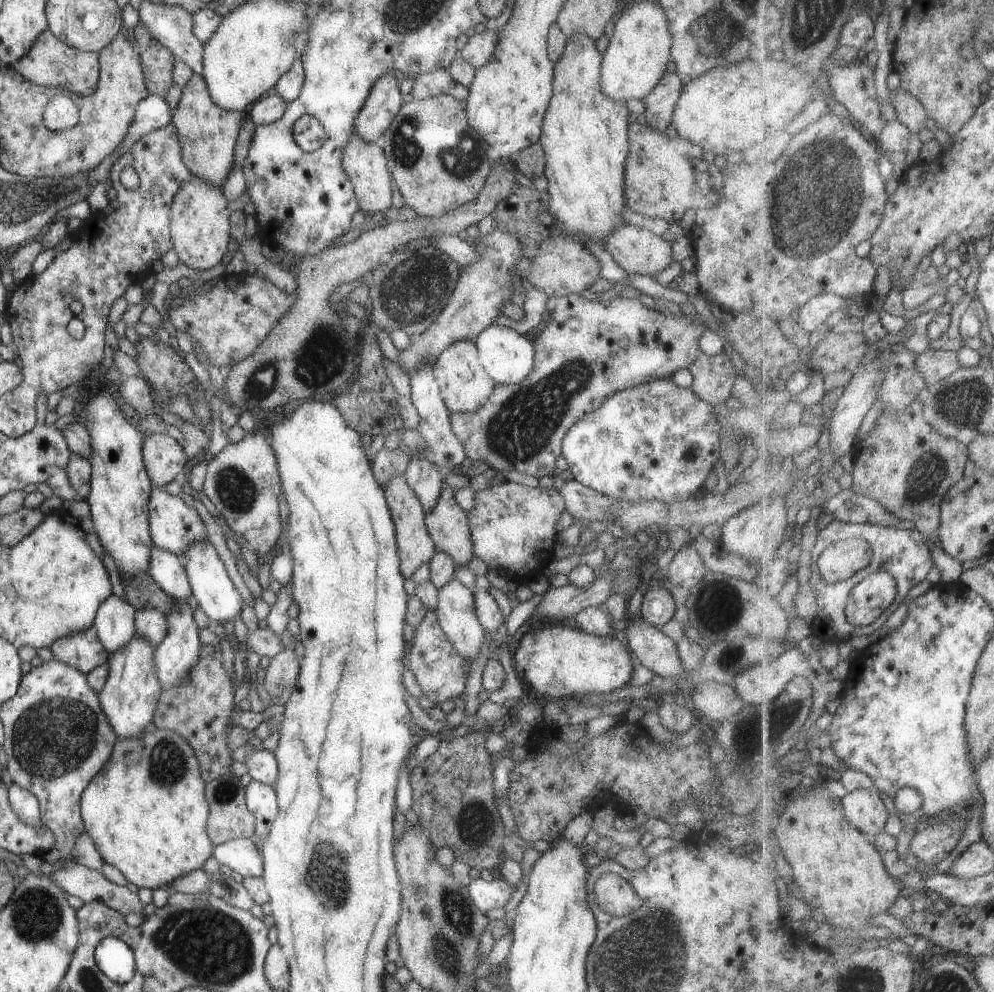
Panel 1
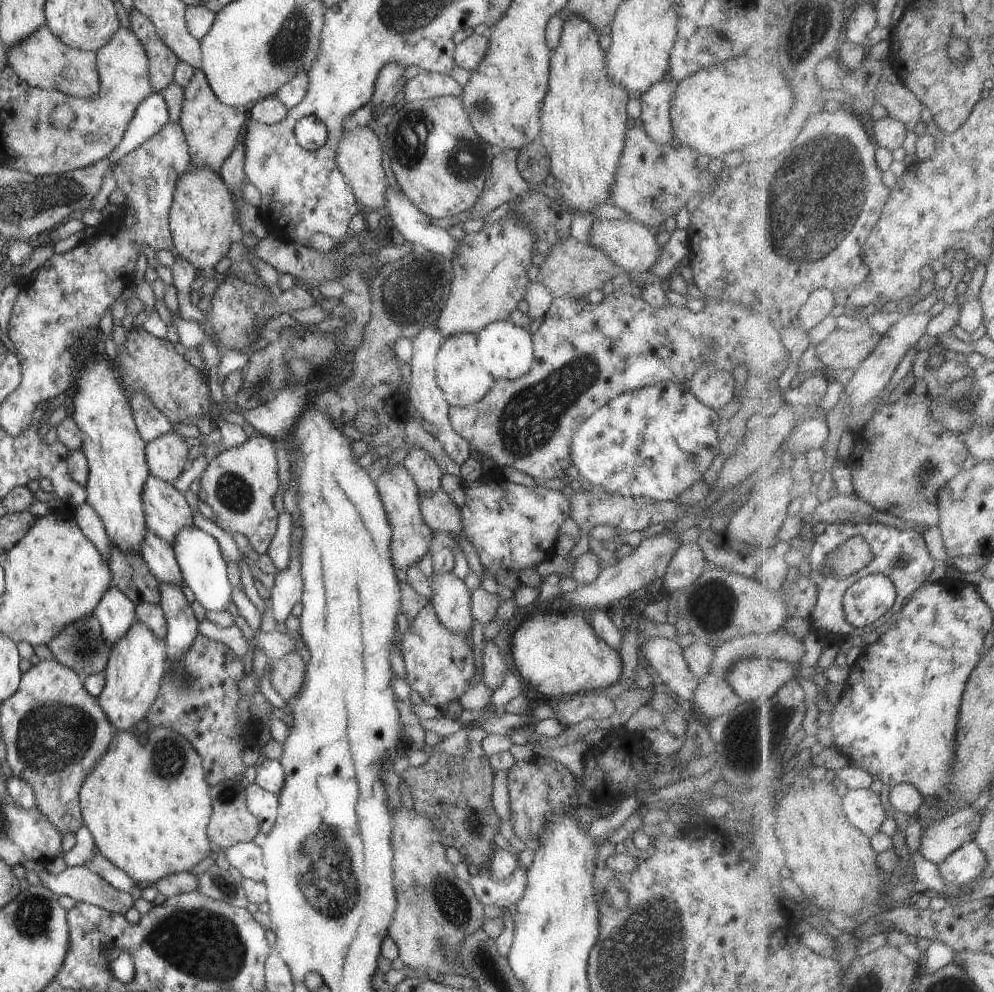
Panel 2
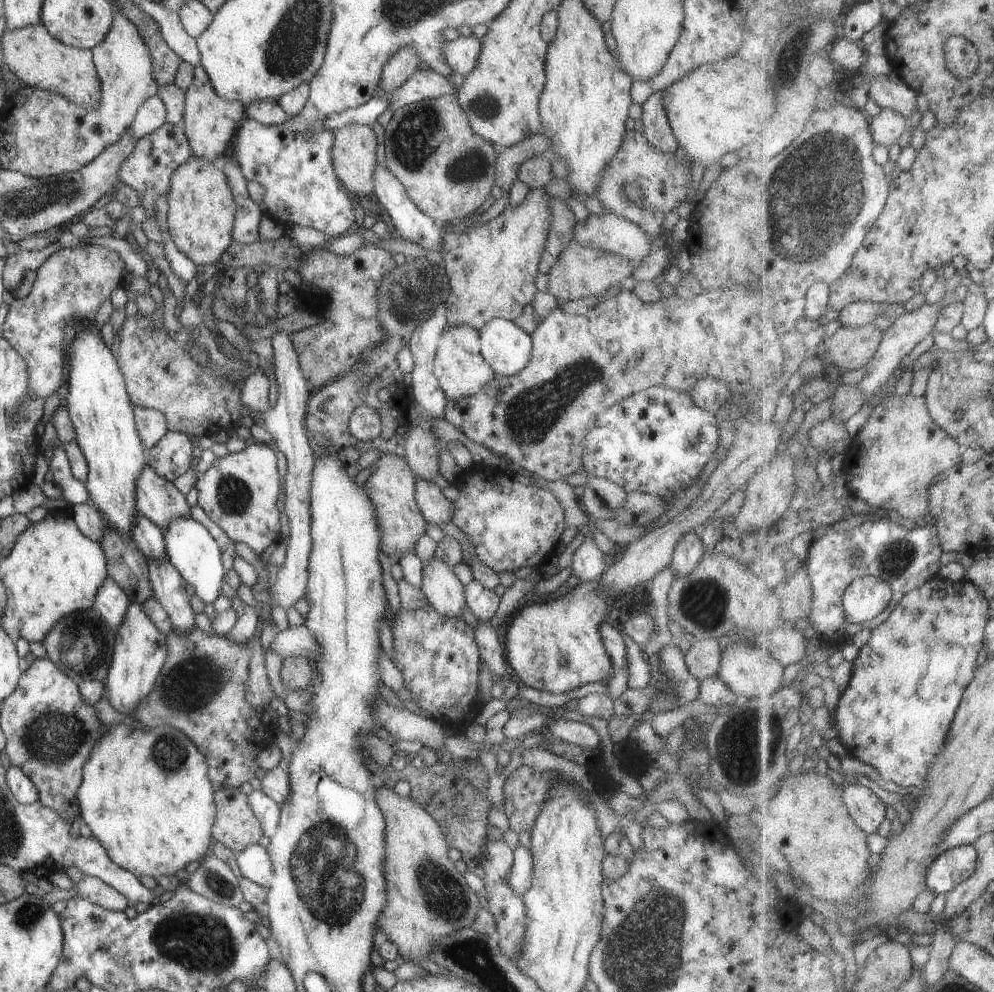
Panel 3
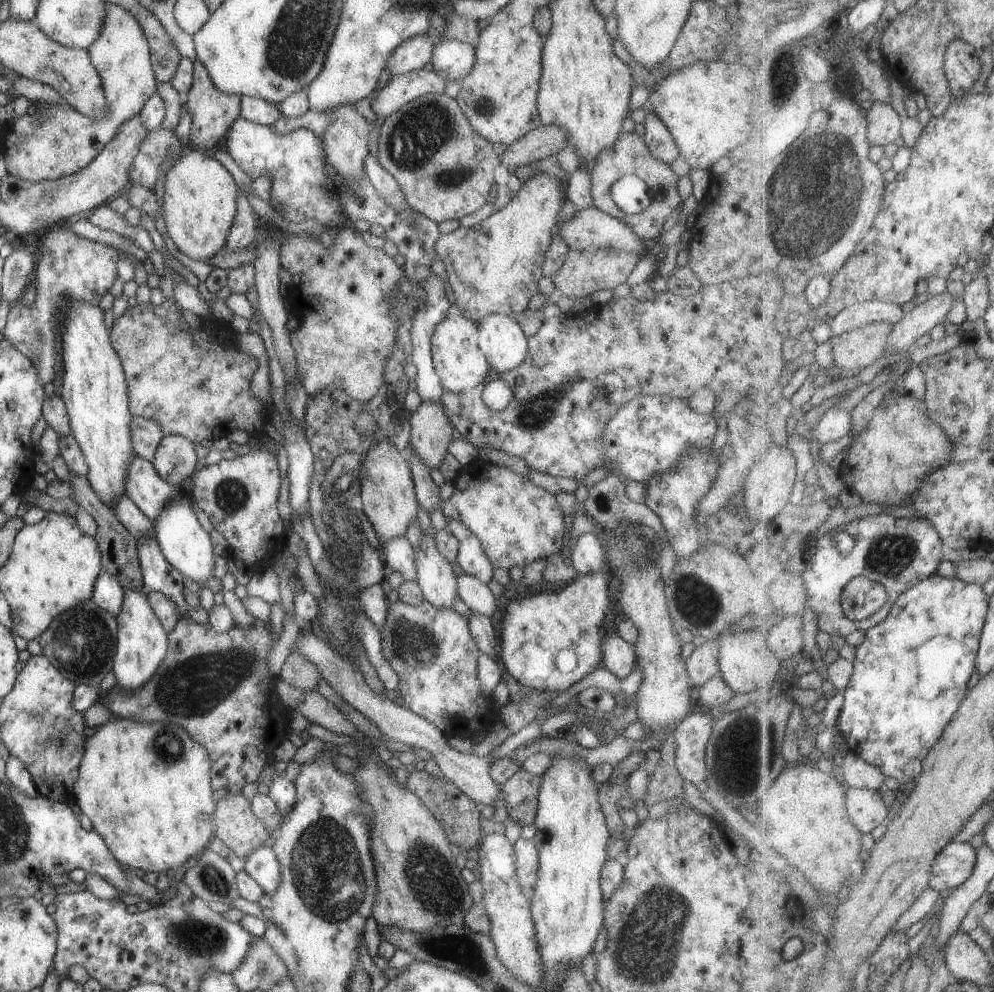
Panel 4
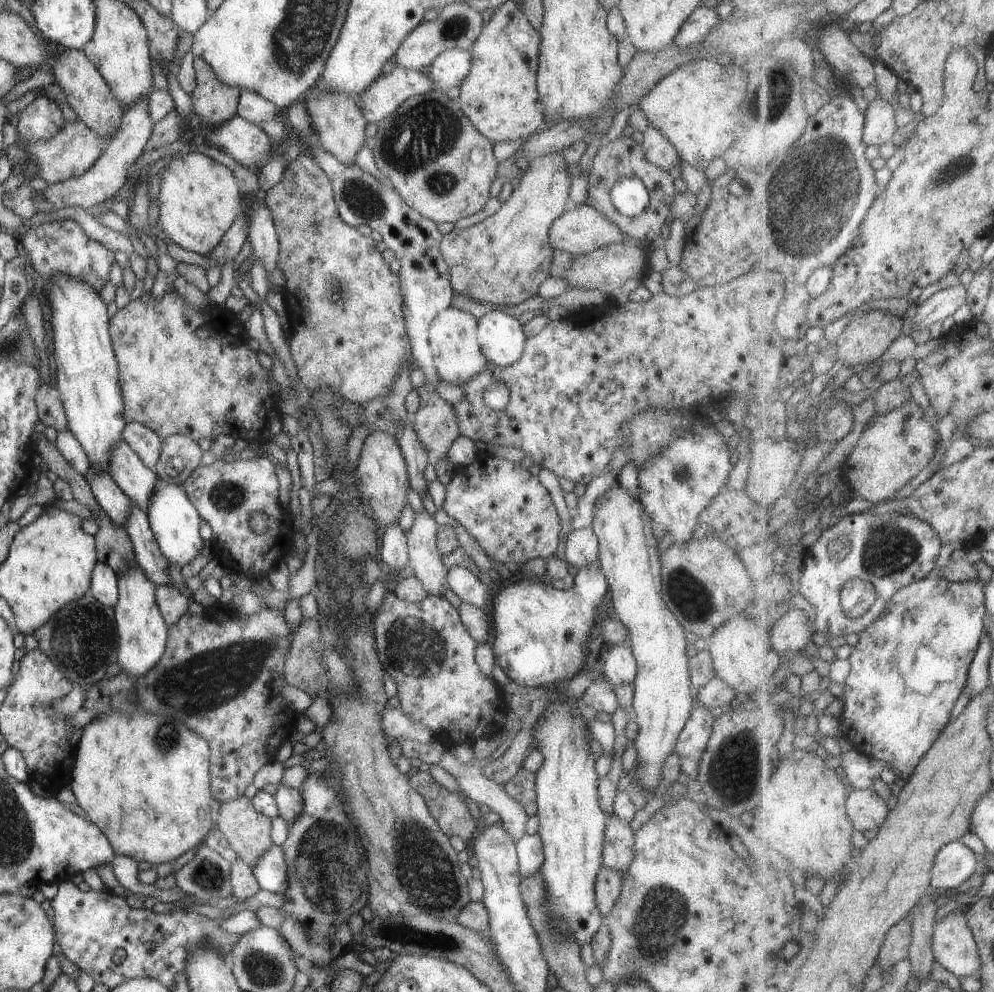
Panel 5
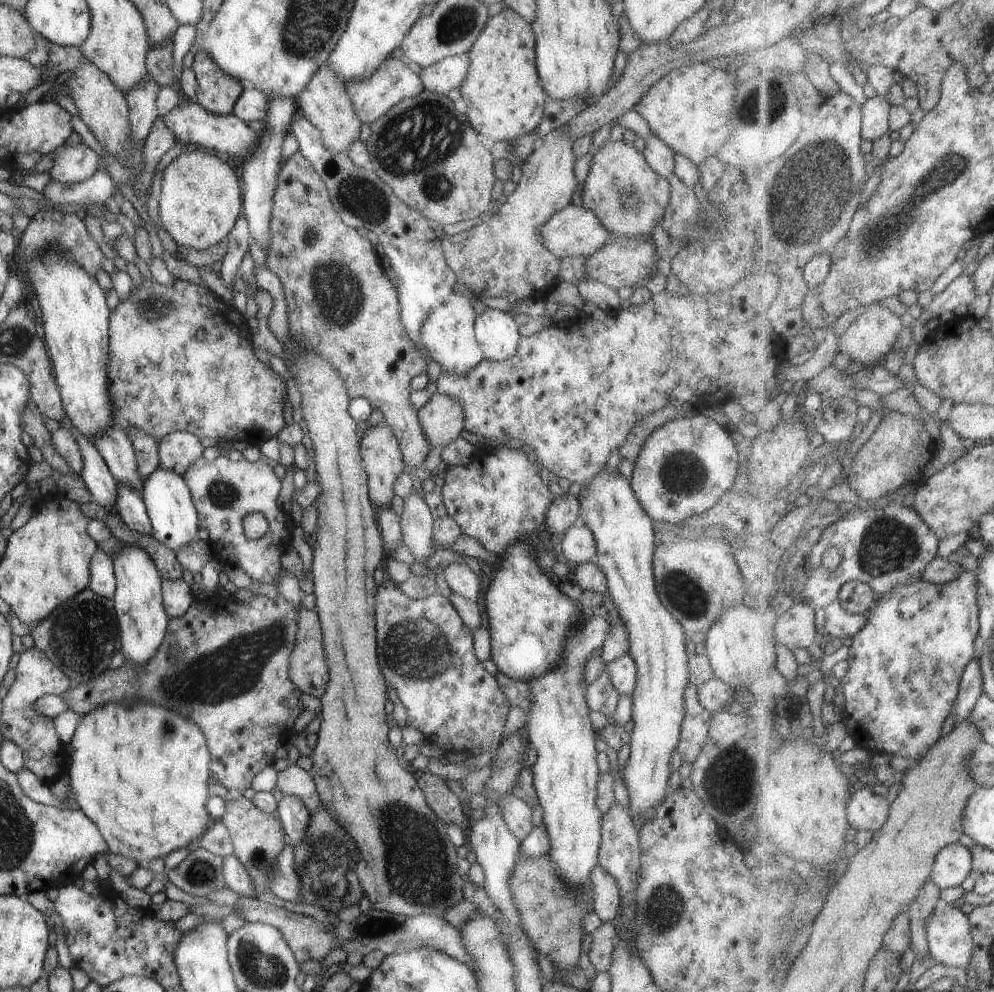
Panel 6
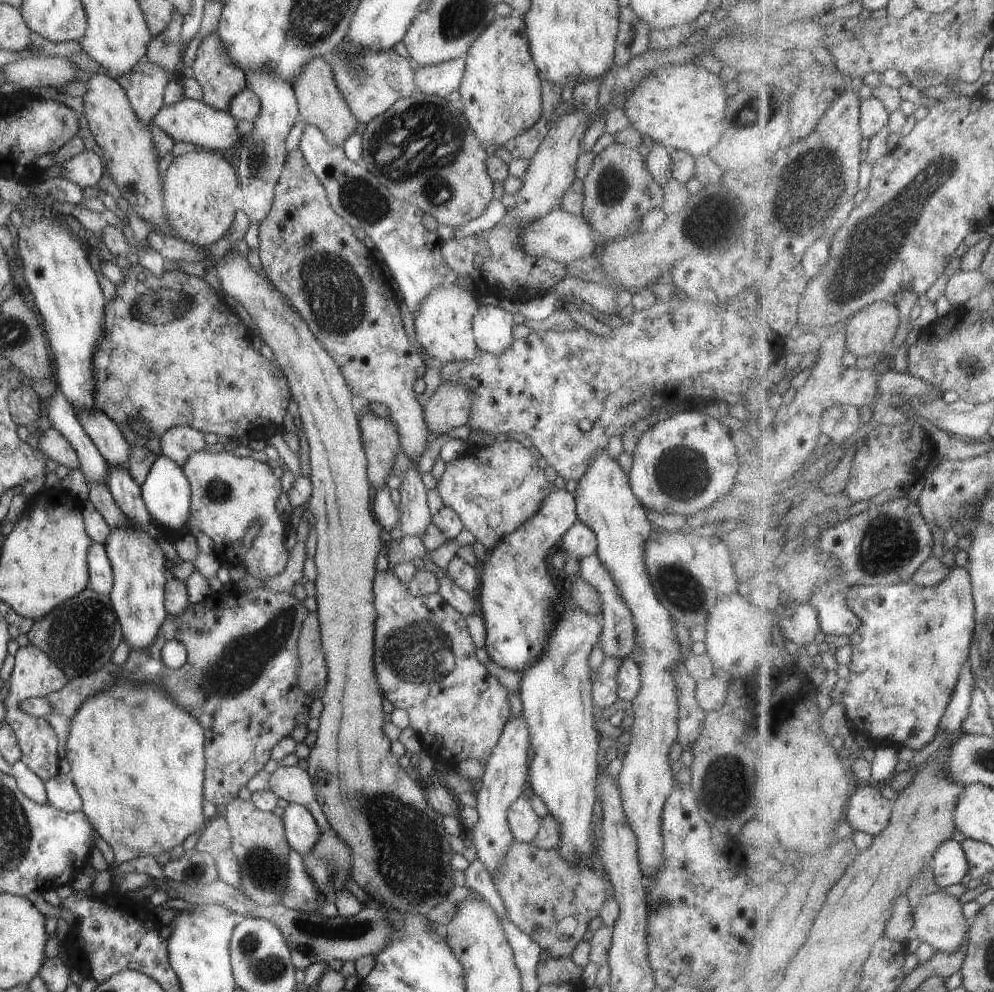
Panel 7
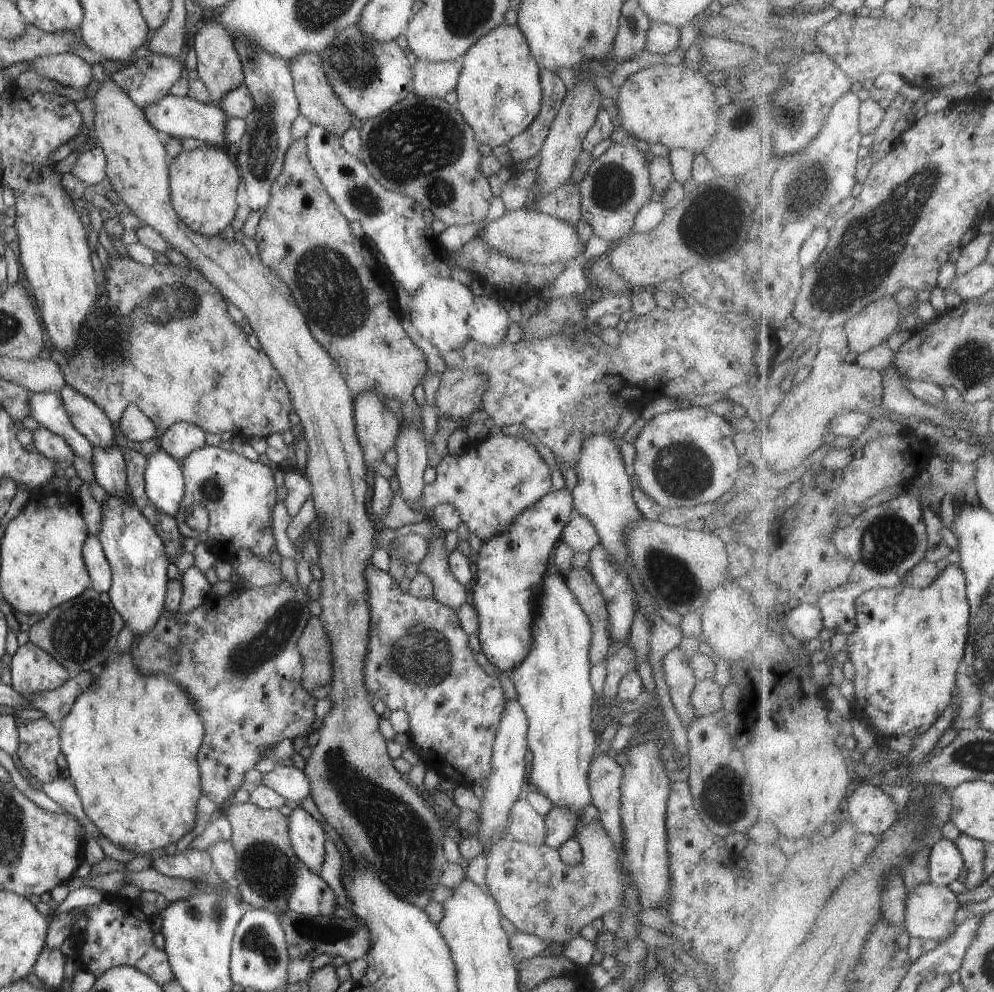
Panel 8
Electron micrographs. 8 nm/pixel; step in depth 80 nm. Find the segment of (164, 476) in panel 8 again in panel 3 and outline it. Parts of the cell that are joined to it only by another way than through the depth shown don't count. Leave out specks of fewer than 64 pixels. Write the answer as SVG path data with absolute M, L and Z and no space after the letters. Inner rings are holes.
M190 516L171 519L167 523L167 528L162 528L160 533L163 537L166 560L177 569L187 584L193 586L194 593L204 604L213 604L215 598L220 595L219 587L226 573L221 566L217 542L209 535L203 524Z

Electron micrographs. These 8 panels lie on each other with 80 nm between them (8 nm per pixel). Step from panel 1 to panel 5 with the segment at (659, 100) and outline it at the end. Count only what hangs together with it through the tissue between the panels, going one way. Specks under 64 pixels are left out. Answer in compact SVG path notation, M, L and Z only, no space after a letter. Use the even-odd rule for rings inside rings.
M648 125L642 135L640 147L647 162L668 171L679 160L674 146L657 129Z

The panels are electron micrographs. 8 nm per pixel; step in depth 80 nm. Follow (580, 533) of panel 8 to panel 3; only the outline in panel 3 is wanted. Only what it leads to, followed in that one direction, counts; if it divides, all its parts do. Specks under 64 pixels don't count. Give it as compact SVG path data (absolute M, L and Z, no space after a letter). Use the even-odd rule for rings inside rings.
M584 535L581 544L572 554L572 573L578 578L578 582L595 581L605 571L607 565L603 561L603 553L595 545L591 537Z

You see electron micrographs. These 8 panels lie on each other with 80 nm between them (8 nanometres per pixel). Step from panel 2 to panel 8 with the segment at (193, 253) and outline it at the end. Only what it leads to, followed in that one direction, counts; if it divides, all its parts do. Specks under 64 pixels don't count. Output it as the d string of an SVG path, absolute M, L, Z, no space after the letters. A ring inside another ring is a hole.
M205 145L181 150L168 163L170 205L191 232L203 237L218 235L233 218L239 179L238 169L219 147Z

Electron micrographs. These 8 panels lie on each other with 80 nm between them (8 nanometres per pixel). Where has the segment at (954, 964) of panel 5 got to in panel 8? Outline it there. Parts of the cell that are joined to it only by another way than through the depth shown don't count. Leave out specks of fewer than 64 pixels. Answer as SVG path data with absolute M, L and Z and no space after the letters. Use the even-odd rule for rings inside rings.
M933 882L919 883L909 889L906 900L906 929L912 937L940 940L956 932L955 914L960 904L949 888Z

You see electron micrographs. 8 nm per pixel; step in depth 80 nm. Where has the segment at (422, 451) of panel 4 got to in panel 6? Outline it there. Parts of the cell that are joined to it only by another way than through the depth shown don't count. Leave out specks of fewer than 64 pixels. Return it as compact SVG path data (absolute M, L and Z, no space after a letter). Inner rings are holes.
M433 393L417 410L417 416L428 443L440 449L457 438L464 428L462 404L443 393Z

